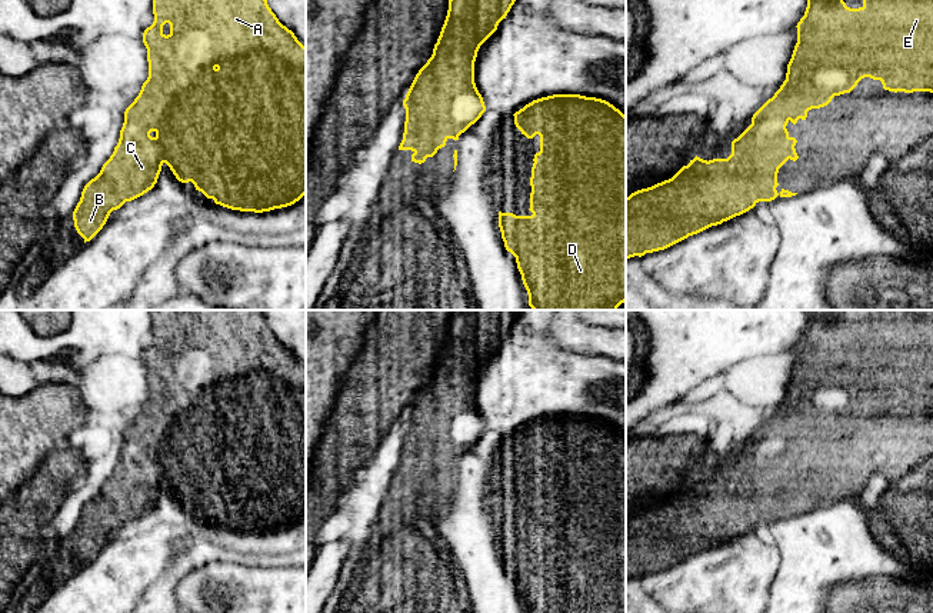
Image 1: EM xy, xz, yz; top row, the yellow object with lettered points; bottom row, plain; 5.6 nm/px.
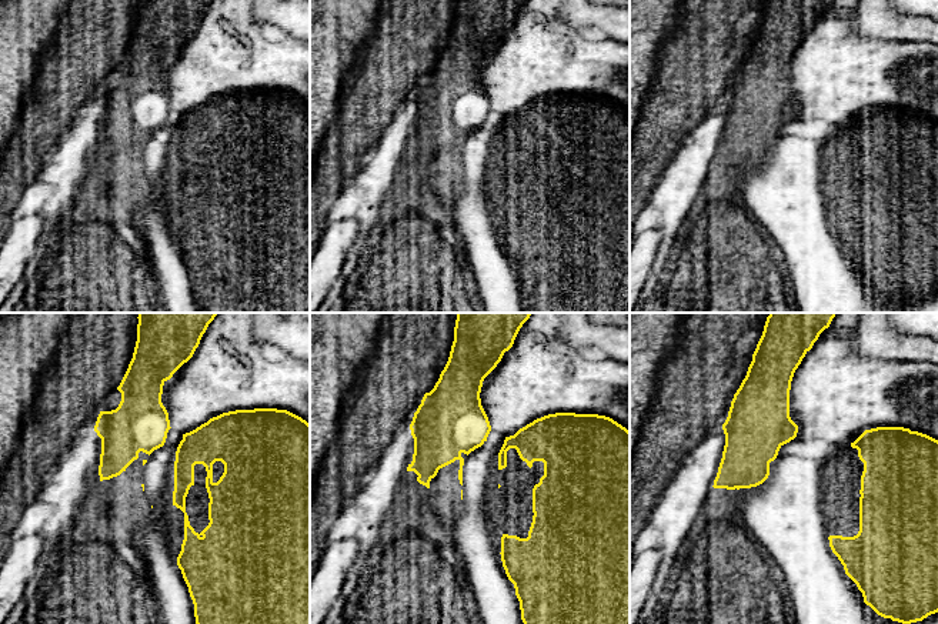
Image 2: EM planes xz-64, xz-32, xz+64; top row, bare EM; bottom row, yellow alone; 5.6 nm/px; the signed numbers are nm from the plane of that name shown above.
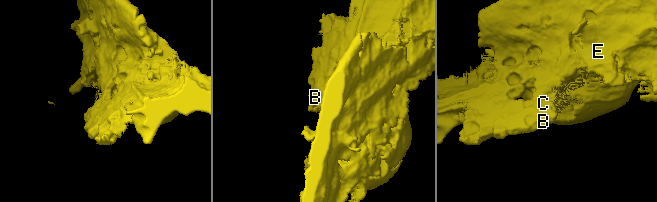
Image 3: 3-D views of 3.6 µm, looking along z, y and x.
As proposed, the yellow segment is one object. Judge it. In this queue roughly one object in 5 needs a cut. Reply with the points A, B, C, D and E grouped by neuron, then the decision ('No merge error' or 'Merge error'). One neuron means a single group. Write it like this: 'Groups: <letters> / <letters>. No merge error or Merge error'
Groups: A B C D E. No merge error

